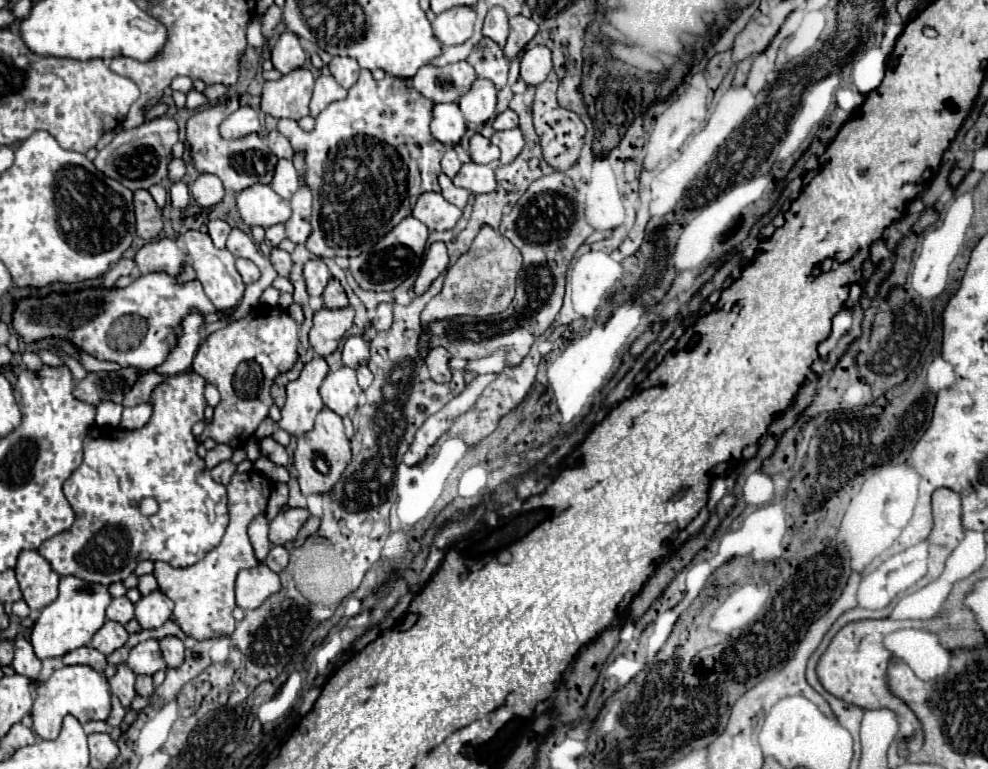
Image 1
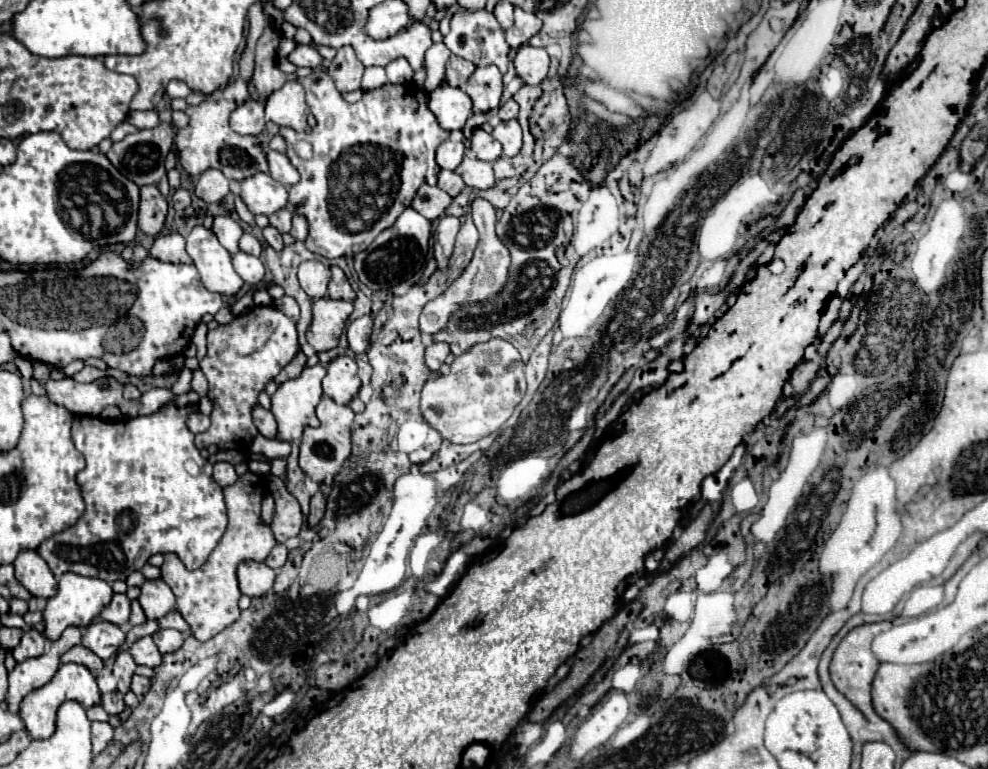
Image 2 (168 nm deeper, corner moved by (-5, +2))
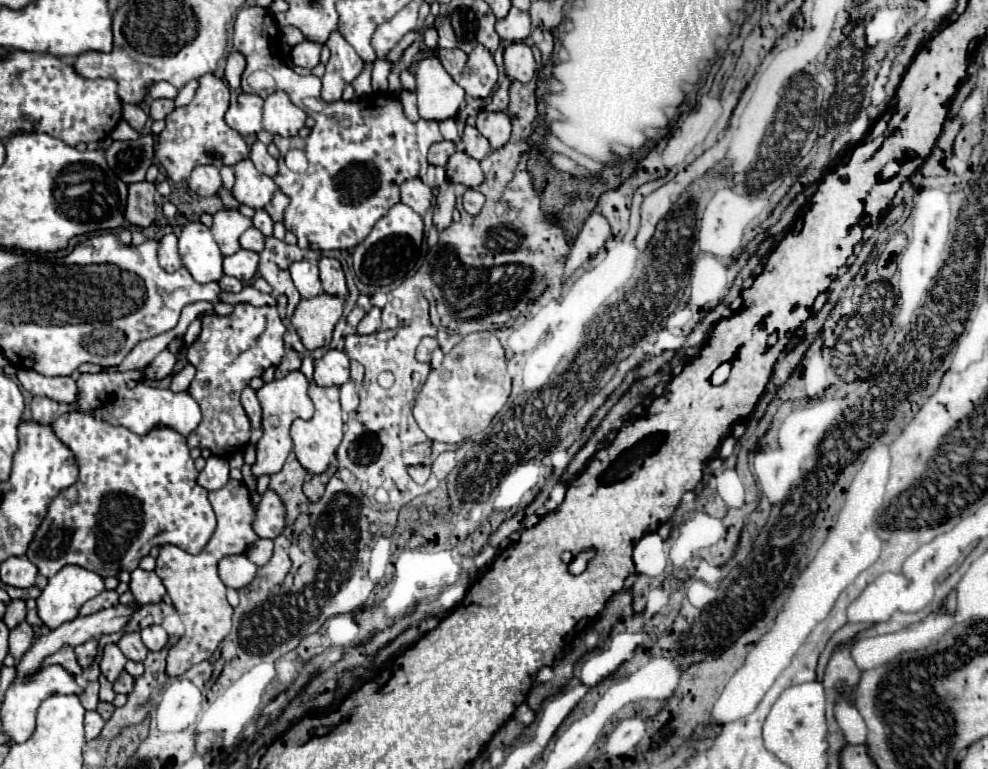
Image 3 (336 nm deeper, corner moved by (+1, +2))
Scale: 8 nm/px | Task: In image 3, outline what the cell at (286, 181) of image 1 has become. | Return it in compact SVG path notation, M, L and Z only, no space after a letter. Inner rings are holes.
M255 141L255 143L253 143L251 153L249 153L249 159L253 161L253 165L255 165L263 175L275 177L275 175L279 173L277 161L267 153L267 147L265 147L261 141Z

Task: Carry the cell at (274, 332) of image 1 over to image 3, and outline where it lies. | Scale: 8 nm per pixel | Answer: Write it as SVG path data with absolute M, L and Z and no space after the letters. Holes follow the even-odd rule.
M239 303L227 317L207 315L203 319L201 335L186 353L189 363L197 369L197 375L187 391L201 405L203 413L203 421L187 437L187 445L191 449L207 447L213 455L223 457L241 451L249 443L251 423L239 403L239 395L253 377L261 377L265 369L281 363L283 333L285 325L277 313L277 307Z

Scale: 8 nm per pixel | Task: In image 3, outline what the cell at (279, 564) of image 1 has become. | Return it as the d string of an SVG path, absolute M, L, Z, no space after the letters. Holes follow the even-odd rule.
M257 539L257 541L245 551L245 555L247 555L255 565L263 567L263 565L269 563L269 559L271 559L271 555L273 555L273 541L271 541L271 539Z

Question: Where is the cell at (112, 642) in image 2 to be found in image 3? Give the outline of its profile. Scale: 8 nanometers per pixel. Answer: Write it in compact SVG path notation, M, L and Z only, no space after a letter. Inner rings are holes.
M89 639L87 643L75 647L75 653L77 653L81 667L89 667L95 661L95 655L97 655L97 639Z

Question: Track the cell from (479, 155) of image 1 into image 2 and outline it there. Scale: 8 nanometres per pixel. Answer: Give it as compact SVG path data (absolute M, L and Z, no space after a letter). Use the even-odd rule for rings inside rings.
M475 129L471 137L471 149L477 159L481 161L495 161L501 157L501 143L493 139L489 133L483 129Z

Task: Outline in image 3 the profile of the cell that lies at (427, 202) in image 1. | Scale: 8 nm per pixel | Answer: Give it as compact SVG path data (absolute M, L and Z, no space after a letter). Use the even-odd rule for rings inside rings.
M411 179L401 185L401 203L409 205L415 213L425 215L431 207L431 201L433 191L425 183L421 183L421 179Z

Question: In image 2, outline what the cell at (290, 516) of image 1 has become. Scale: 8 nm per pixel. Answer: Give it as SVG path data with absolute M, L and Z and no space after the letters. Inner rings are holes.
M269 477L269 489L275 499L275 513L269 523L273 529L273 535L279 543L285 543L289 537L299 535L301 525L303 525L303 515L297 499L285 489L283 479L279 477Z

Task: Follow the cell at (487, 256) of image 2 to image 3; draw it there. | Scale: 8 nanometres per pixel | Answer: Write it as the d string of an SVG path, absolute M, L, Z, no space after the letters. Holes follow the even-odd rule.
M467 189L467 191L465 191L465 195L463 195L463 209L465 209L469 215L473 215L473 217L479 215L483 203L485 203L485 197L483 197L479 191L475 191L475 189Z

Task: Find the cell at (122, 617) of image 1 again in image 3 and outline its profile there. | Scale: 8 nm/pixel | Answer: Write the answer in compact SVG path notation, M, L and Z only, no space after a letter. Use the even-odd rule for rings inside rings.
M103 591L101 595L93 597L91 601L87 601L81 609L81 615L91 615L91 613L97 613L101 609L109 609L109 607L115 607L119 603L119 595L115 591Z

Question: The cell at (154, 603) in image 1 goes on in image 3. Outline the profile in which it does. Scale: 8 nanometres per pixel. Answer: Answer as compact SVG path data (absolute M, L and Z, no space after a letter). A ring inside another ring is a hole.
M135 569L131 573L131 593L137 599L139 605L153 605L153 603L161 603L165 597L165 587L161 583L161 579L155 575L155 571L143 571L143 569Z

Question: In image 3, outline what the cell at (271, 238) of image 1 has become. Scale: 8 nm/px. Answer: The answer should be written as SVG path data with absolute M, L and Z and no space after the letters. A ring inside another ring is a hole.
M277 191L277 193L273 195L273 199L265 205L265 211L269 213L269 217L271 217L273 221L283 221L283 213L285 213L287 203L289 203L289 199L287 199L281 191Z

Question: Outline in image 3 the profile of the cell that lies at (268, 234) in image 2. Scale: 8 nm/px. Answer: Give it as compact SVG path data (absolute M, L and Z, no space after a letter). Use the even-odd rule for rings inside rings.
M263 209L261 211L255 211L253 227L257 227L265 237L271 237L273 235L273 221L271 221L271 217Z

